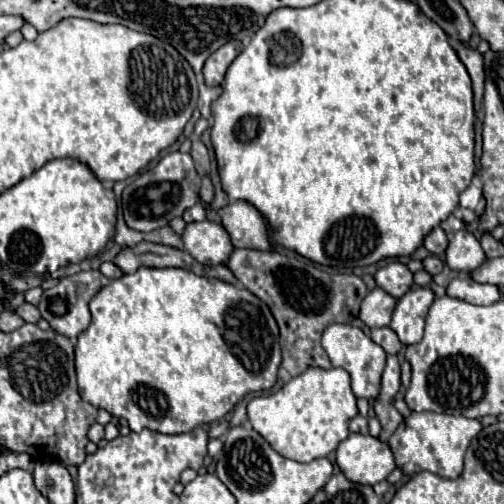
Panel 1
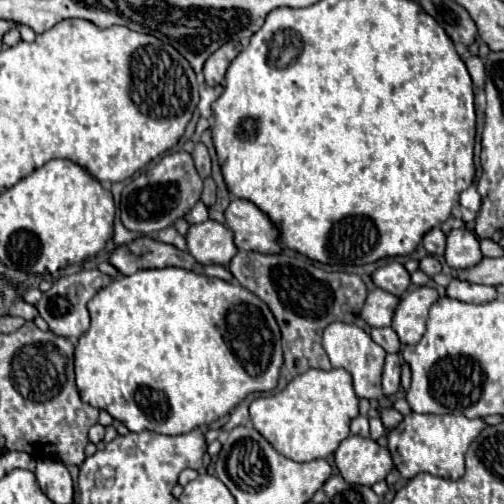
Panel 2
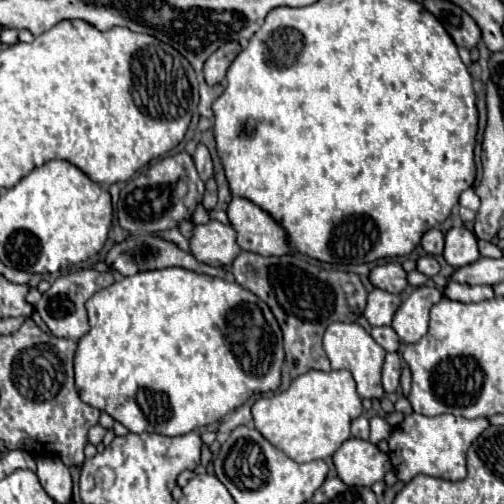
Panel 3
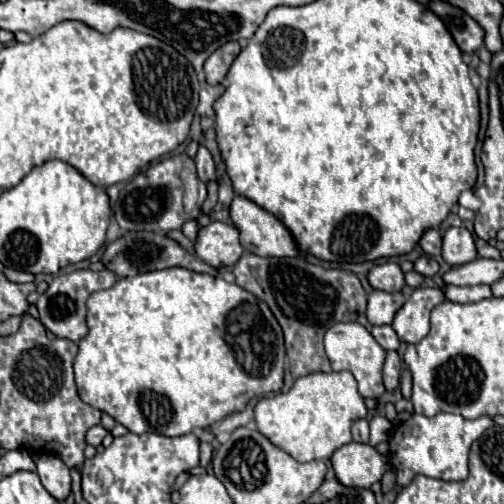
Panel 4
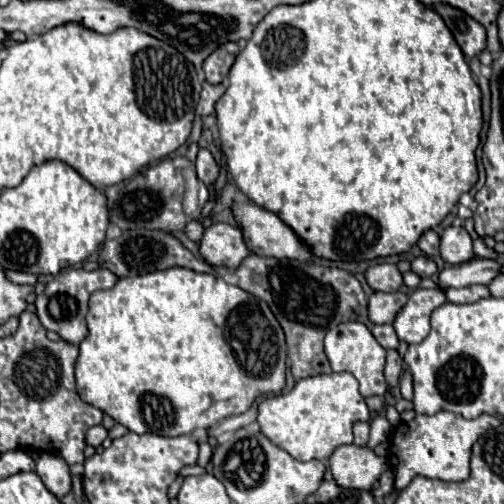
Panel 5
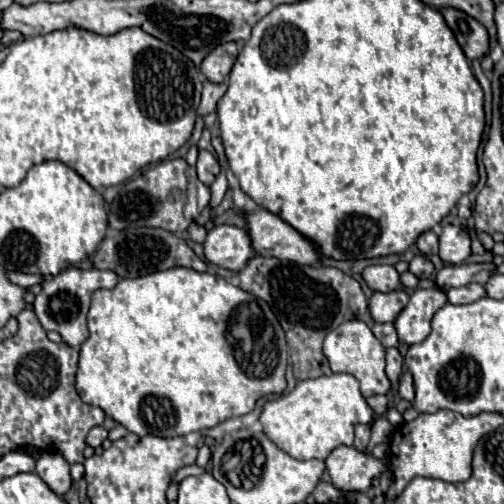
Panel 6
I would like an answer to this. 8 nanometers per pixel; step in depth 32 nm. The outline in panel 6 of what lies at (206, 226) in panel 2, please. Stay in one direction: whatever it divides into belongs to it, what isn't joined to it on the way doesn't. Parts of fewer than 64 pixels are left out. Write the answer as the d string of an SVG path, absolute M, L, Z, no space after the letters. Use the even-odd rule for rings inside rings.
M216 224L212 230L206 232L204 256L210 264L240 272L240 268L244 268L254 252L248 244L248 234L244 232L244 228Z

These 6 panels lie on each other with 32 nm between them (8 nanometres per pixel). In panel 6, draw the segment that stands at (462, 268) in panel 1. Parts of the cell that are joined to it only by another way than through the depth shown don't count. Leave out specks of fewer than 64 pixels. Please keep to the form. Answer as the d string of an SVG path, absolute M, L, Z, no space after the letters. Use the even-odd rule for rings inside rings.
M444 226L440 234L440 258L446 264L460 264L472 254L470 236L462 226Z

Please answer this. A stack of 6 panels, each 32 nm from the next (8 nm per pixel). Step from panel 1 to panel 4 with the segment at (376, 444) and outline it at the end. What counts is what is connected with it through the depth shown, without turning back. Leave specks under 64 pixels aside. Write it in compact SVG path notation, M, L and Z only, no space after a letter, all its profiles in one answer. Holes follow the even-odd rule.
M348 442L344 446L340 446L334 454L332 454L332 468L336 472L336 478L350 488L370 488L374 482L380 482L384 472L390 470L390 462L386 456L382 456L374 446L370 444L362 444L362 442Z

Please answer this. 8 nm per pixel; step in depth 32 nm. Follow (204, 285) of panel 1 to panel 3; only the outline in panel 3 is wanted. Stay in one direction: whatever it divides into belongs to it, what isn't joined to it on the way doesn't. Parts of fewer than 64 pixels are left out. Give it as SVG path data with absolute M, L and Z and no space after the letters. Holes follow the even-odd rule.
M164 268L164 270L148 270L138 272L134 276L118 278L118 282L110 284L108 288L96 292L88 302L88 318L90 318L90 330L80 338L74 358L74 372L76 372L76 386L80 392L80 398L98 408L108 412L114 420L122 422L130 432L156 432L164 436L180 436L188 434L196 428L214 424L222 420L228 412L240 408L252 394L272 392L280 386L280 370L284 364L284 350L282 350L282 332L280 326L270 312L270 308L252 292L242 288L236 282L226 282L222 278L210 278L206 274L196 274L186 268Z

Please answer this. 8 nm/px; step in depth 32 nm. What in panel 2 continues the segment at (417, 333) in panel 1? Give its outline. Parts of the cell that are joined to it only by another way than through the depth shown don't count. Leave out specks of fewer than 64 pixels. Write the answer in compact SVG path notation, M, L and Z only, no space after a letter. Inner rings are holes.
M430 286L414 288L402 296L394 318L392 328L400 336L402 344L418 344L426 332L426 320L430 306L438 300L438 292Z

